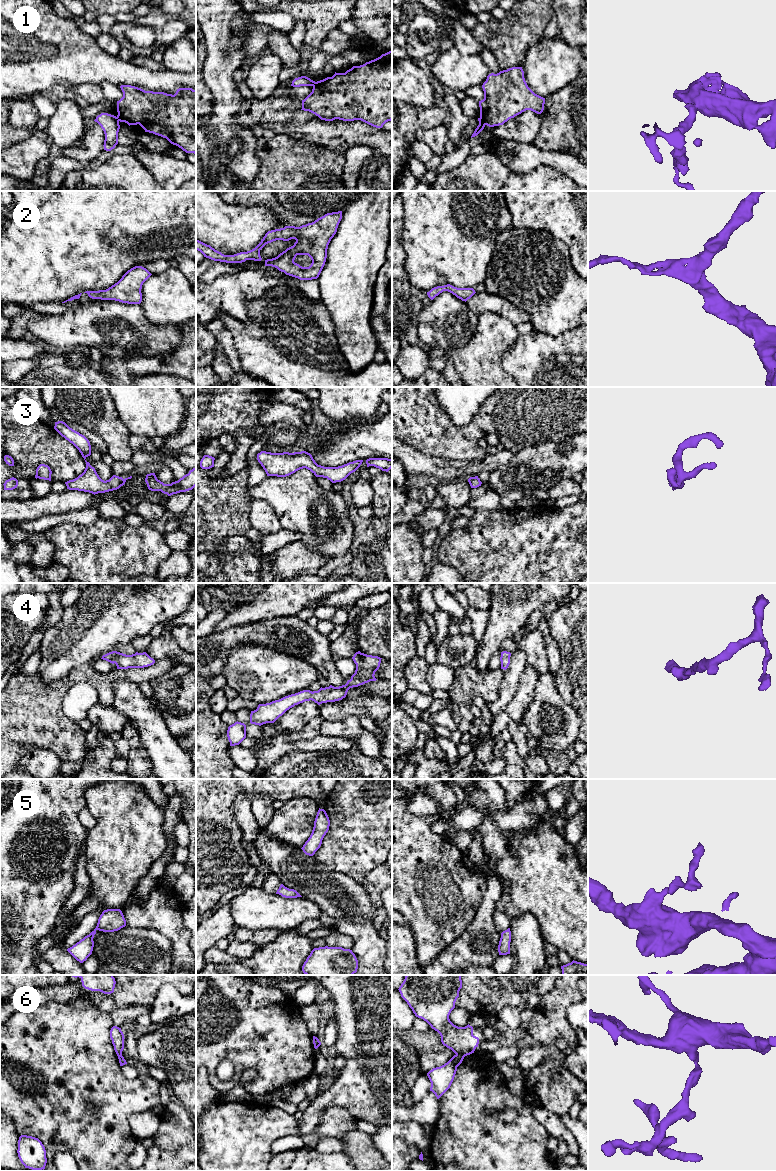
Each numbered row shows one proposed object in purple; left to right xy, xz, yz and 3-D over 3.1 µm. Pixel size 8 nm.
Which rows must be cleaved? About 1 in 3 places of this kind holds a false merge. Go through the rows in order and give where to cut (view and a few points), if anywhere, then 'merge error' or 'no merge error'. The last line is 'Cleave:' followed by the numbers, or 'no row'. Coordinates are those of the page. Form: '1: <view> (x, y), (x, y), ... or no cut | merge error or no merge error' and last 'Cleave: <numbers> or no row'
1: yz (479, 118), (485, 124) | merge error
2: no cut | no merge error
3: no cut | no merge error
4: no cut | no merge error
5: no cut | no merge error
6: yz (456, 1054), (464, 1056) | merge error
Cleave: 1, 6

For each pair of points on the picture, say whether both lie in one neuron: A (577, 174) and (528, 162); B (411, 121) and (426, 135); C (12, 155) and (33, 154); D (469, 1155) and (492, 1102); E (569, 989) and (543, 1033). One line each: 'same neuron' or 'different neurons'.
A: same neuron
B: different neurons
C: same neuron
D: same neuron
E: same neuron

